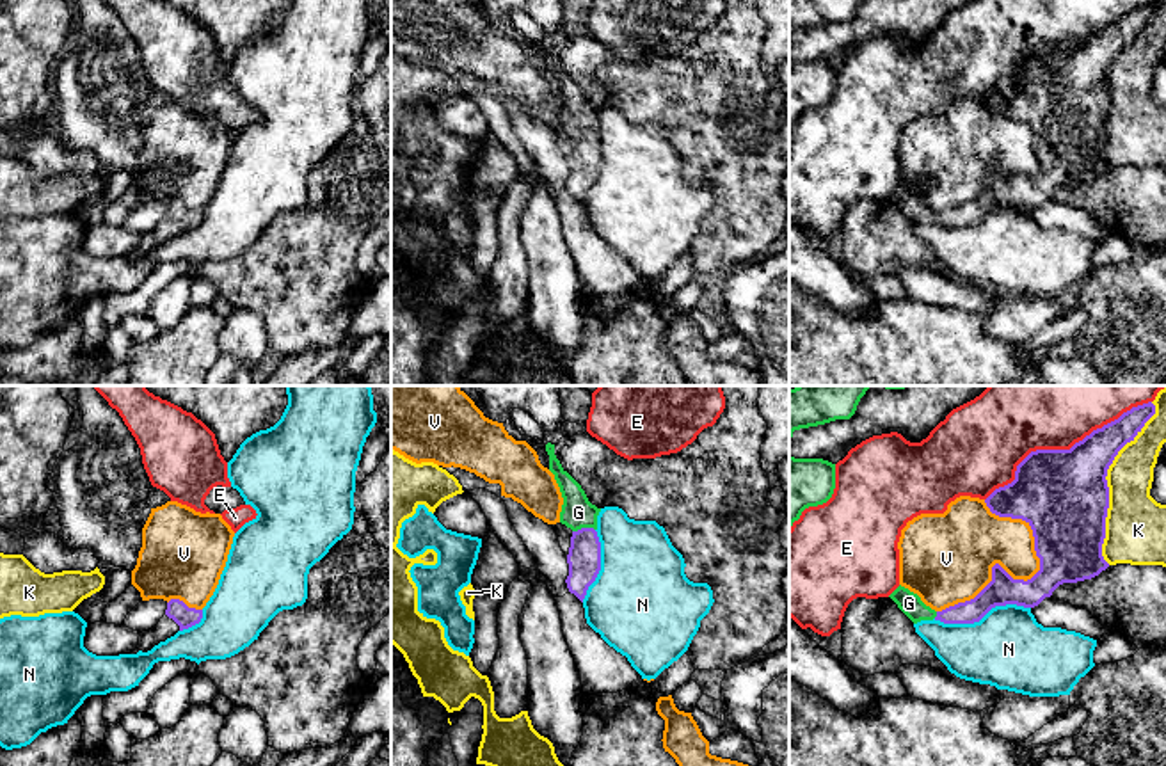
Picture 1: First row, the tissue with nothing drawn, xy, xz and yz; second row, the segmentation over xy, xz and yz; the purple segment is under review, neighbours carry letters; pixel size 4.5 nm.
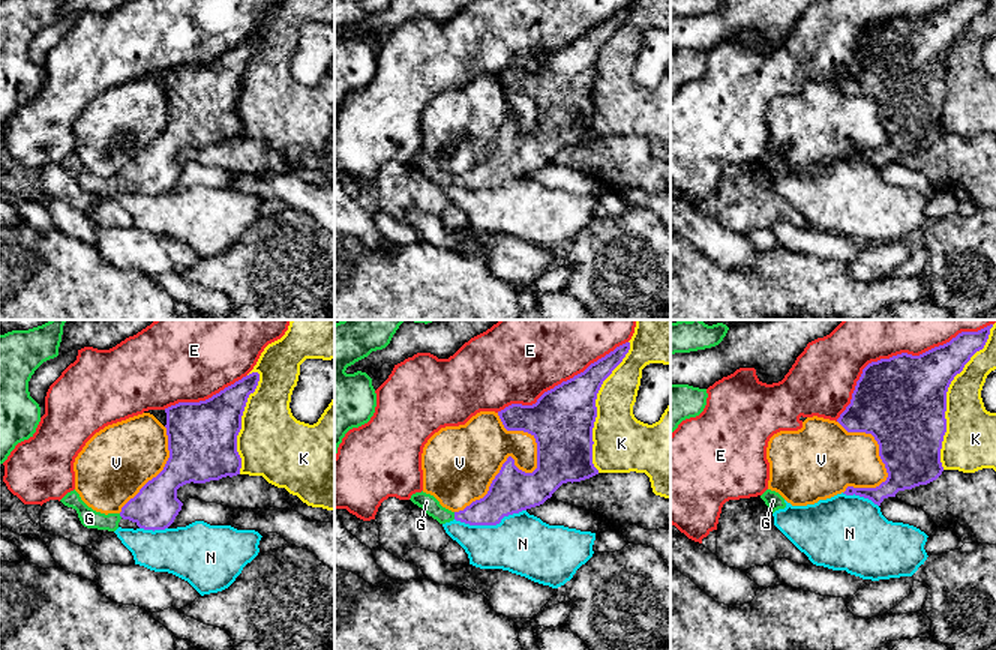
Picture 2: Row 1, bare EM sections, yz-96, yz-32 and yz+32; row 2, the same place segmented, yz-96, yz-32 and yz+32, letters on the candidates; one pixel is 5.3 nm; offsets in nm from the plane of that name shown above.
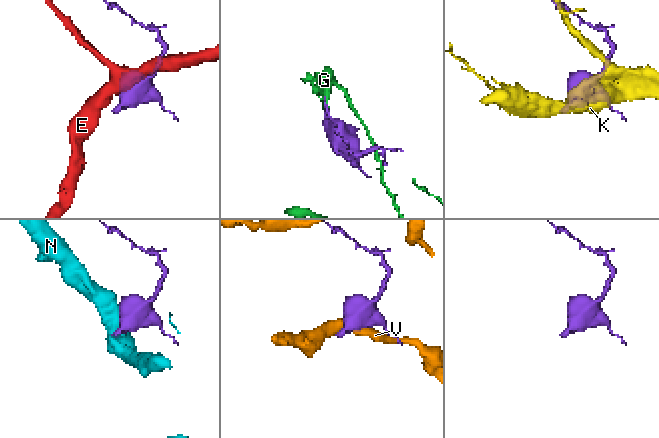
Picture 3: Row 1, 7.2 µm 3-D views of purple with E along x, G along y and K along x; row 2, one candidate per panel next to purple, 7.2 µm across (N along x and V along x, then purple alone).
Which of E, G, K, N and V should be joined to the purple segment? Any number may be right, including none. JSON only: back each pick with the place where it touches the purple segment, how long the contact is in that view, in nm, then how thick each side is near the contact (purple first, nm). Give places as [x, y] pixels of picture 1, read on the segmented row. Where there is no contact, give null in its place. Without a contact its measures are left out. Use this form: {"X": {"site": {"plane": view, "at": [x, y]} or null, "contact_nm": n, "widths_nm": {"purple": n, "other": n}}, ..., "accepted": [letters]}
{"G": {"site": {"plane": "xz", "at": [583, 528]}, "contact_nm": 110, "widths_nm": {"purple": 150, "other": 150}}, "accepted": ["G"]}

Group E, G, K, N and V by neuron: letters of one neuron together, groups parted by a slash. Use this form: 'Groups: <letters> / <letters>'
Groups: E / G / K / N / V

